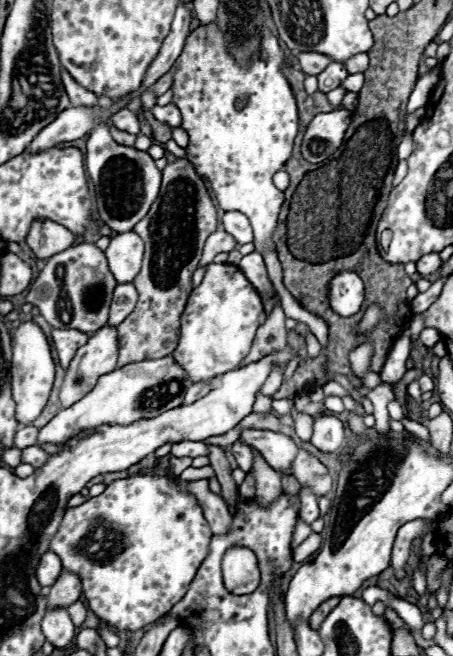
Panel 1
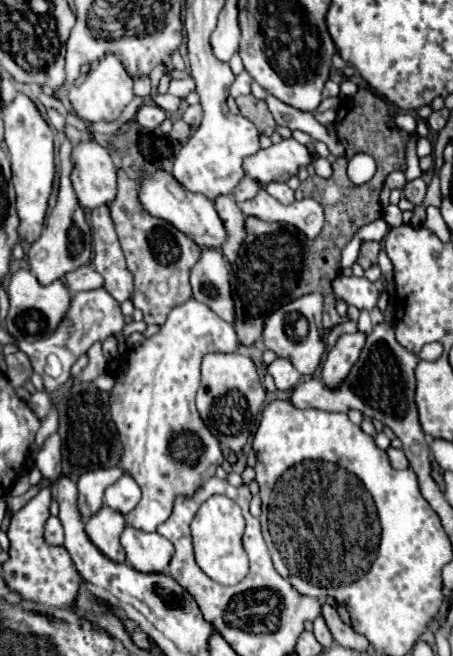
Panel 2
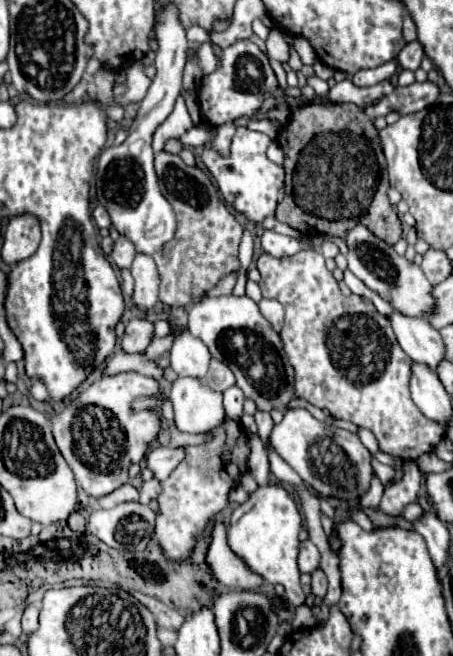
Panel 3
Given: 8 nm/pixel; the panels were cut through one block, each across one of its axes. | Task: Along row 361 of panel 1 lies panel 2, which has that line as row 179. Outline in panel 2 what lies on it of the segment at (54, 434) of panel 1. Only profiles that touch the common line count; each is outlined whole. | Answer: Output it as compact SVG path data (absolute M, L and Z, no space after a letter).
M154 172L154 174L144 174L142 176L142 188L140 188L140 200L142 206L152 214L158 216L172 226L176 226L180 232L184 232L190 240L194 240L200 248L222 248L222 244L228 238L228 230L224 222L220 220L214 202L204 198L202 194L192 194L190 190L184 190L170 172Z

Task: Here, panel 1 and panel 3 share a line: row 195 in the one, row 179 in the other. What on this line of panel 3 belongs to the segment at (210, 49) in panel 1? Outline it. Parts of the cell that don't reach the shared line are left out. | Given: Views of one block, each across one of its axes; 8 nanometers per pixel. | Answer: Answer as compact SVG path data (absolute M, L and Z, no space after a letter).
M240 126L236 130L236 136L232 138L228 156L222 156L214 148L204 148L200 154L200 160L204 162L208 172L214 176L224 202L230 204L236 212L244 214L254 224L260 224L264 218L274 216L280 190L284 186L284 168L268 160L266 156L268 144L270 144L270 138L266 134Z

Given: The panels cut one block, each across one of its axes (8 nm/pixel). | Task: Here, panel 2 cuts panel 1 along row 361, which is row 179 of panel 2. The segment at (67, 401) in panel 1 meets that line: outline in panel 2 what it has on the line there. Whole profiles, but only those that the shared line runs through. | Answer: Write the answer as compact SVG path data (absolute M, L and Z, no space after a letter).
M98 142L76 144L72 152L72 184L86 210L106 206L116 198L116 168Z

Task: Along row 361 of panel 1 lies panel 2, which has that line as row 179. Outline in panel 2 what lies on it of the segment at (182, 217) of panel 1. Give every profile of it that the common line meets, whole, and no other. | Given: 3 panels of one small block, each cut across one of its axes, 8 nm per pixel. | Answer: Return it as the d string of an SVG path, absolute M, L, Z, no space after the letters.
M118 170L118 194L116 200L110 204L110 216L114 220L114 228L126 256L128 270L134 276L134 294L132 304L144 312L146 324L162 326L172 308L184 304L192 298L190 288L190 272L194 264L200 260L200 246L192 242L186 234L176 230L162 218L150 216L142 202L138 200L140 192L140 176Z

